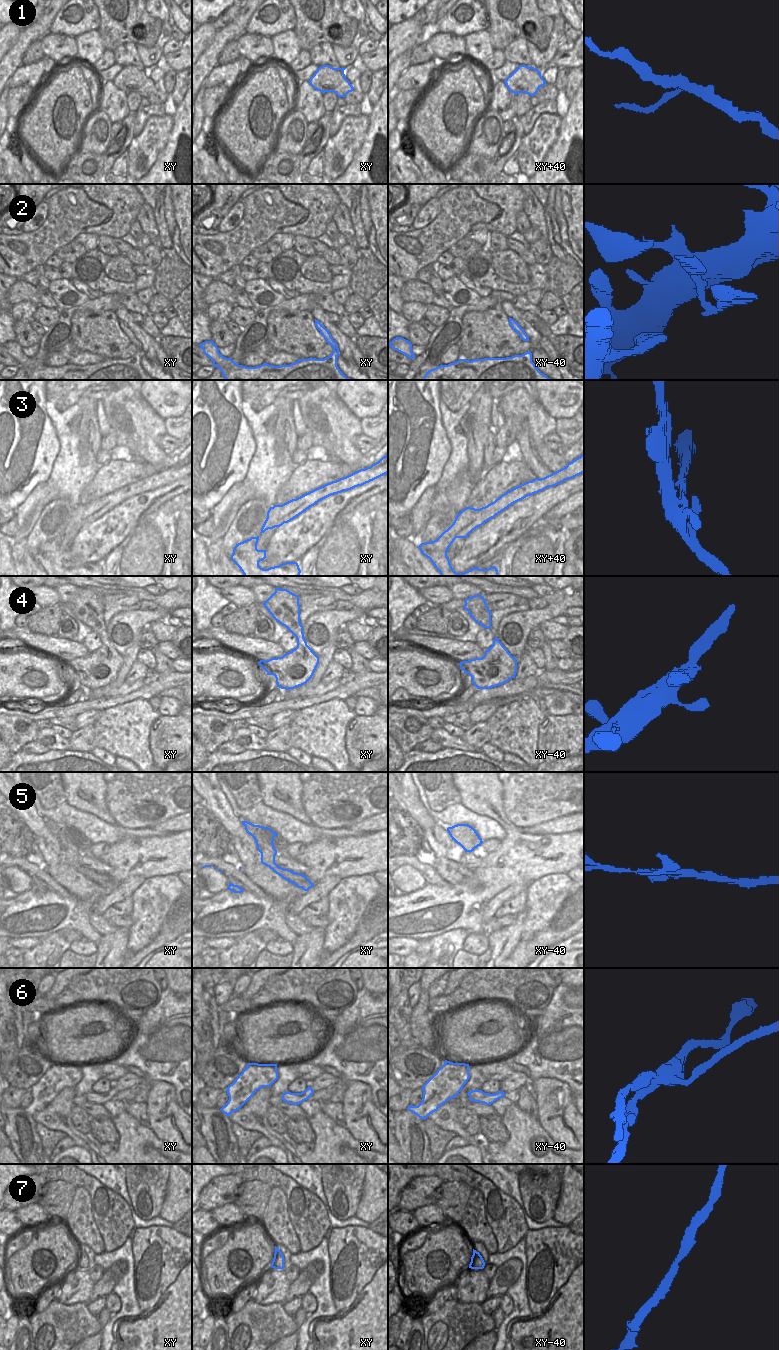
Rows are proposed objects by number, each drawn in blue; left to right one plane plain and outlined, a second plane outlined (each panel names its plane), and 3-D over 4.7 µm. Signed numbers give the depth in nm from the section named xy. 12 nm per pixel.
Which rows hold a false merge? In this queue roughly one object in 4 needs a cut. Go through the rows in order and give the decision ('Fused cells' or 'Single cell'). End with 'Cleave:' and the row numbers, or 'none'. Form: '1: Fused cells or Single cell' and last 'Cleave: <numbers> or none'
1: Single cell
2: Single cell
3: Fused cells
4: Single cell
5: Single cell
6: Fused cells
7: Single cell
Cleave: 3, 6

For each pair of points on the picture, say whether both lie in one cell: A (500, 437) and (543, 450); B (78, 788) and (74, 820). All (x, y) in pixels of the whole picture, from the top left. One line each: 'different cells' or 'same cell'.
A: different cells
B: different cells

